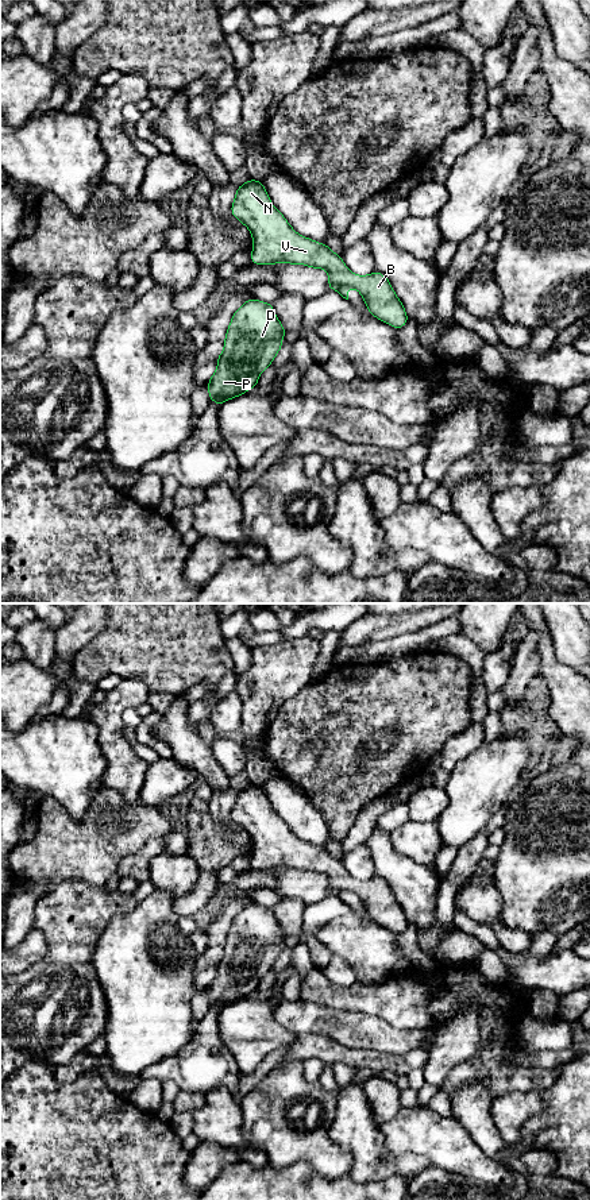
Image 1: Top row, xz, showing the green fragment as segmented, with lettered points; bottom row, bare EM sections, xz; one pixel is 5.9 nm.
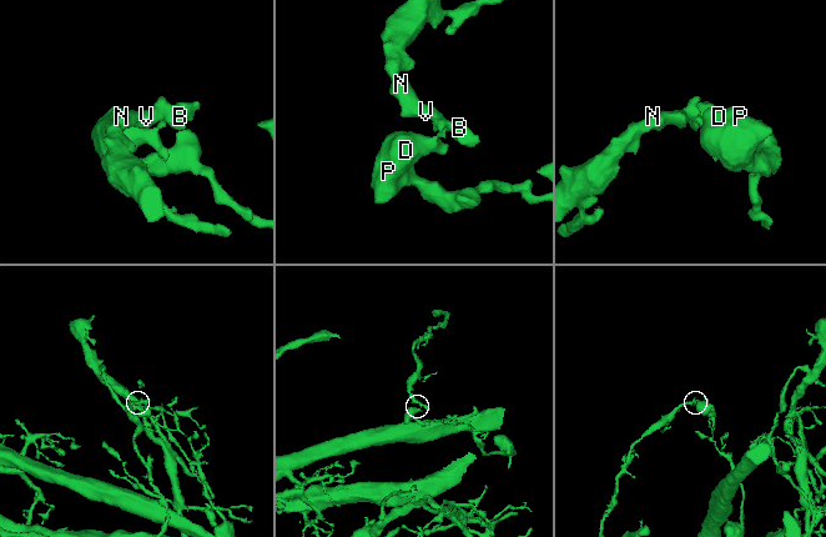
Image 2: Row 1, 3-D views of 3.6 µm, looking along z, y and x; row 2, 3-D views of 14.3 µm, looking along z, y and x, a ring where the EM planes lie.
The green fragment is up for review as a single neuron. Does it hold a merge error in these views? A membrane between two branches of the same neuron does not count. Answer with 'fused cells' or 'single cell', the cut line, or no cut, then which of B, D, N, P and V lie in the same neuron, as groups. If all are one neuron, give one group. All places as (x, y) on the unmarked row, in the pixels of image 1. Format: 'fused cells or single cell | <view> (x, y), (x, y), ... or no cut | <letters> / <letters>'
fused cells | xz (349, 891), (336, 894) | B N V / D P

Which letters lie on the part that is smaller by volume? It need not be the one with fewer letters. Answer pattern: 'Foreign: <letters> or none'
Foreign: B, N, V

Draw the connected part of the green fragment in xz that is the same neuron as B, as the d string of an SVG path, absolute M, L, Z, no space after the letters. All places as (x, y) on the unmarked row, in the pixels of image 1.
M251 783L236 792L231 818L252 840L251 868L292 868L324 873L331 895L342 891L354 892L362 899L371 921L396 934L408 927L404 908L383 879L373 876L369 880L356 880L327 849L297 838L271 809L262 786Z

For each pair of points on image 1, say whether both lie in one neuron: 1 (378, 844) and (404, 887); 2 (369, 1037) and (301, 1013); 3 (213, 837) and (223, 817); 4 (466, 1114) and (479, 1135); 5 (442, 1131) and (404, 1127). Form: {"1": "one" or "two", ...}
{"1": "one", "2": "one", "3": "two", "4": "one", "5": "one"}

